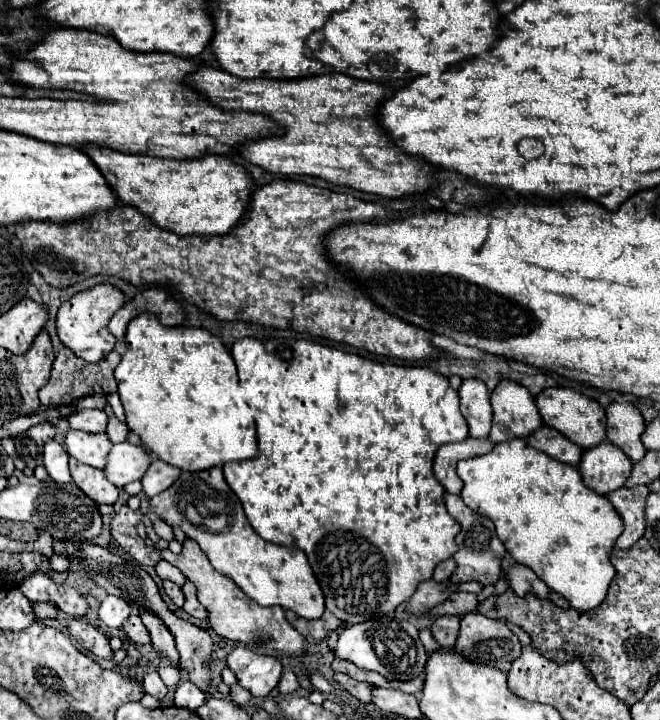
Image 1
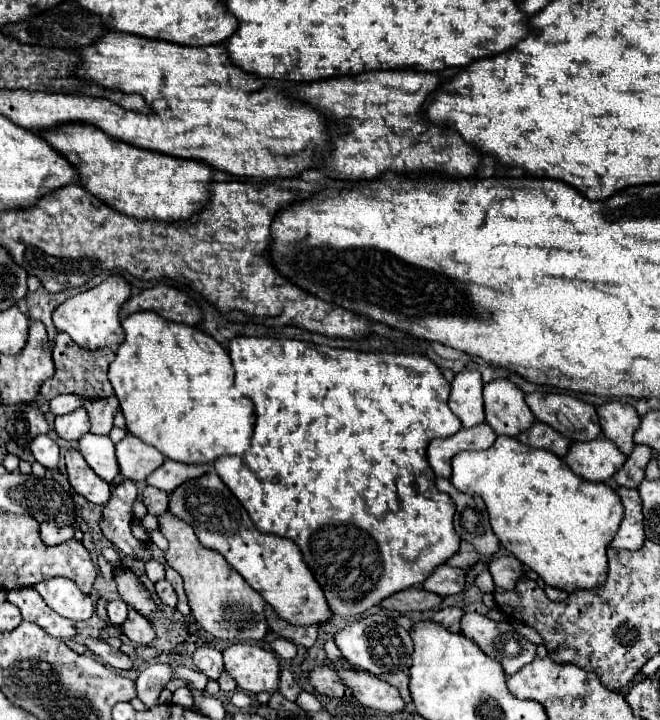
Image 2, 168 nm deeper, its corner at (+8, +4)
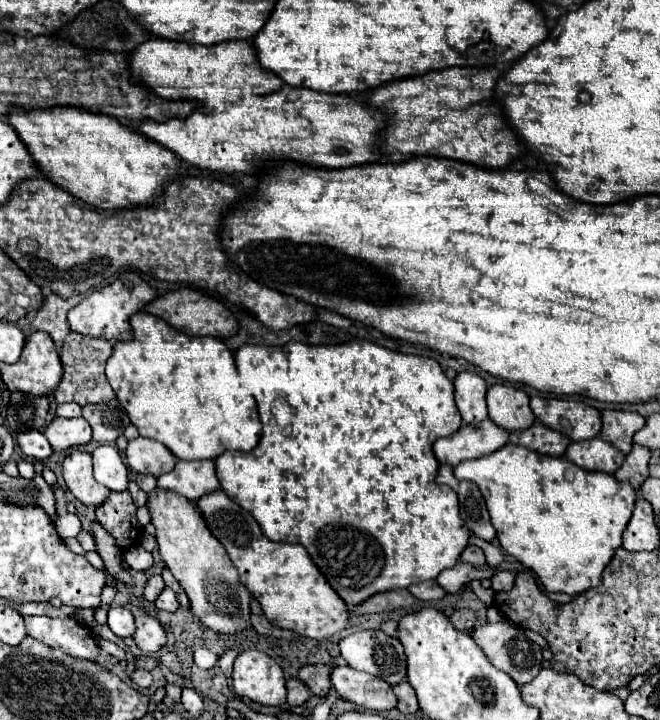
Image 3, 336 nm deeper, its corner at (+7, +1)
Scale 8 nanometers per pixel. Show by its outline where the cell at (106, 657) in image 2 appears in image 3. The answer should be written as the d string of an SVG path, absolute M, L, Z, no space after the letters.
M137 668L135 674L133 674L133 682L135 682L139 688L149 688L149 686L153 686L153 676L151 676L151 672Z

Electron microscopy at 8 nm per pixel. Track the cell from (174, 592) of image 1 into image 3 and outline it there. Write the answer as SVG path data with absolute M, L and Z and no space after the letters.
M165 588L159 598L155 600L155 608L157 610L165 610L165 612L175 612L179 608L179 602L175 598L175 592L171 588Z

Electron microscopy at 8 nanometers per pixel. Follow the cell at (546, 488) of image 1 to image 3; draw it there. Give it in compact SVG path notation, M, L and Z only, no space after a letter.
M505 444L493 454L465 460L455 468L457 480L473 480L487 504L501 548L531 568L547 592L581 594L601 584L601 574L621 546L621 534L635 508L635 488L605 472L581 470L565 457L535 454L529 448Z

